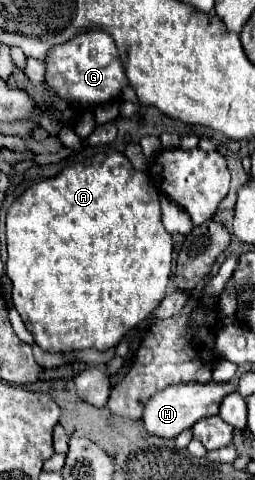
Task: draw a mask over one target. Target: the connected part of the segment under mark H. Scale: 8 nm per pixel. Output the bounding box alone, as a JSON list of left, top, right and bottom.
[143,382,237,438]

